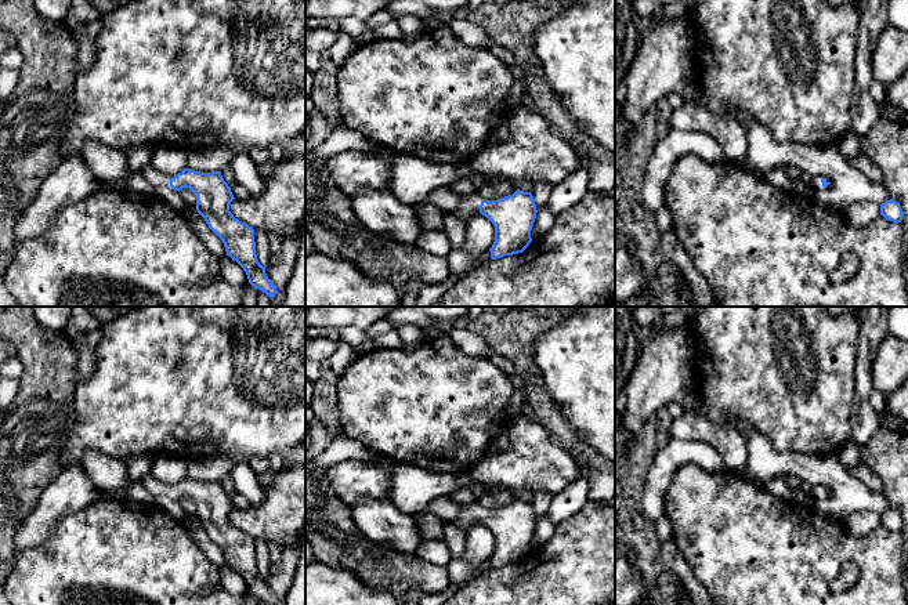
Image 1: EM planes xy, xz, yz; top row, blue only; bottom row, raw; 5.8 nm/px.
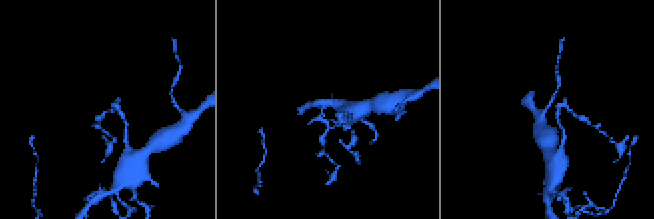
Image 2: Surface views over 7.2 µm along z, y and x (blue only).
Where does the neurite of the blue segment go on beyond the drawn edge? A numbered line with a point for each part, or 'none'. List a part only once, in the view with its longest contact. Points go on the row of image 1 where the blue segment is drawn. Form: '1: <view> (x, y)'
1: xz (469, 205)

